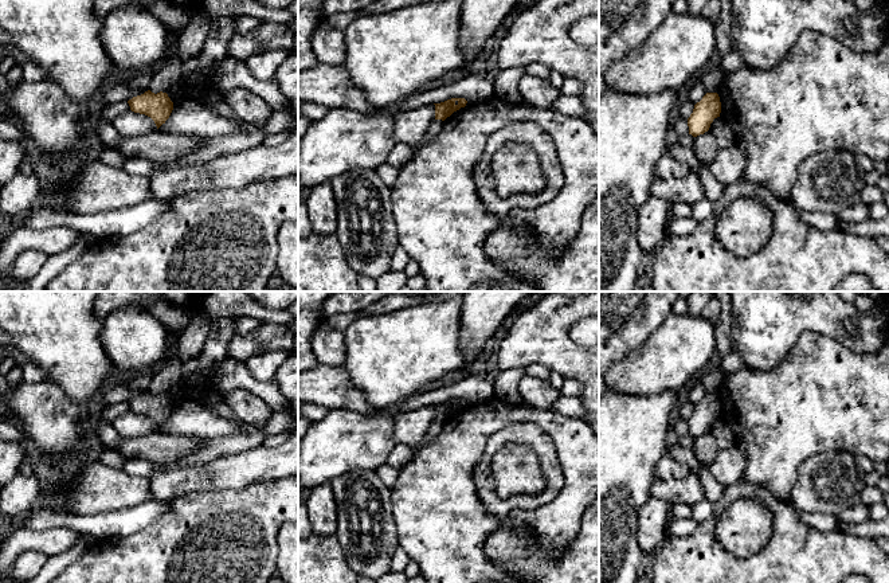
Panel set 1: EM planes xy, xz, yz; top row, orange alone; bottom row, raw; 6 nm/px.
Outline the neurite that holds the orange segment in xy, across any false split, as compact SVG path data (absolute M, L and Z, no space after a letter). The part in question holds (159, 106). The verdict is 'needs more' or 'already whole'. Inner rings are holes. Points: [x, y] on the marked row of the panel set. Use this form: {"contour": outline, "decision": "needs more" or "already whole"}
{"contour": "M148 90L144 94L129 99L128 103L132 111L150 117L157 129L165 124L173 110L173 102L168 94L162 91L154 94Z", "decision": "already whole"}

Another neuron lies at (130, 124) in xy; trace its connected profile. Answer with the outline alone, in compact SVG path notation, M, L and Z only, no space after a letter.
M132 110L115 118L111 125L122 137L138 137L157 130L157 126L150 117Z

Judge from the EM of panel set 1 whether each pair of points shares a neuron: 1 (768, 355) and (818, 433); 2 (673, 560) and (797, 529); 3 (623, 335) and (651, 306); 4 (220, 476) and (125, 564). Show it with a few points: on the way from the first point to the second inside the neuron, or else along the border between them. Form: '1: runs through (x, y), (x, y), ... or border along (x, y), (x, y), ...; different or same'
1: border along (797, 343), (771, 368), (754, 370), (744, 366); different
2: runs through (704, 567), (759, 567), (766, 560); same
3: runs through (631, 329), (646, 315); same
4: border along (234, 489), (191, 492), (176, 495), (172, 499); different

